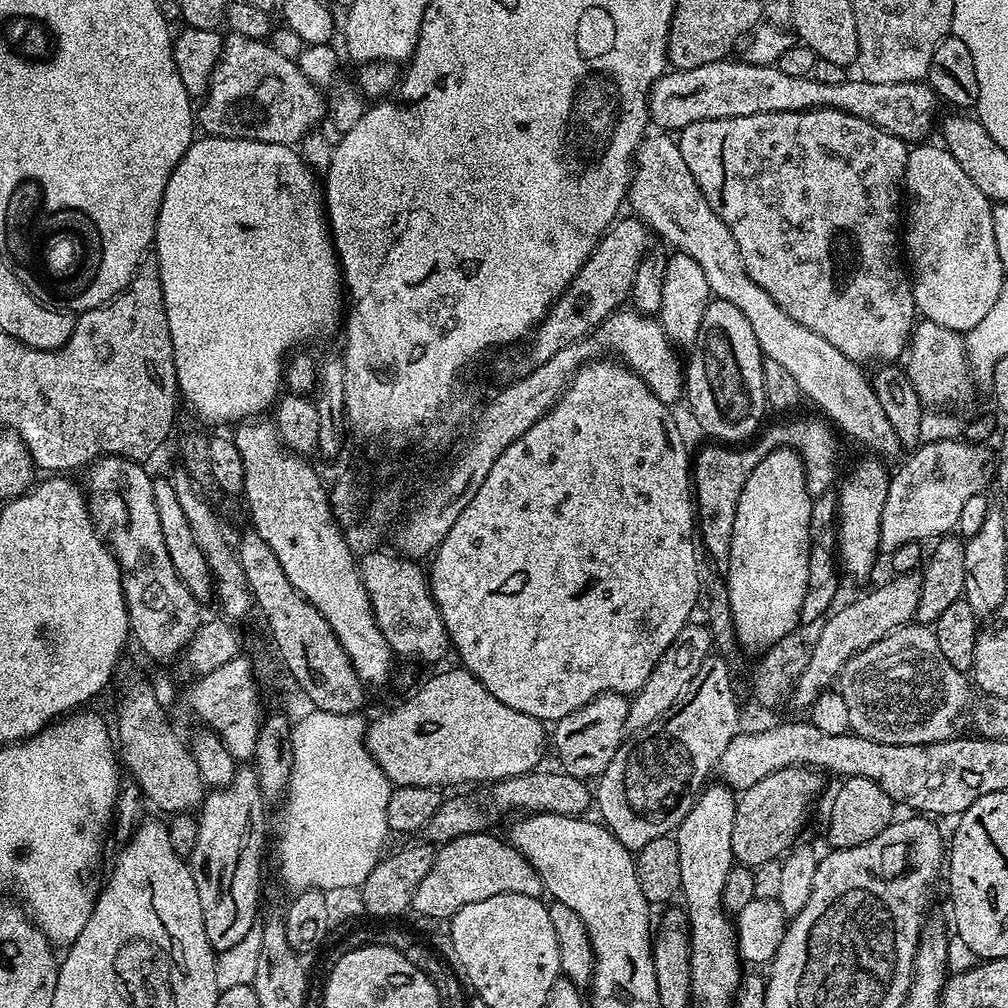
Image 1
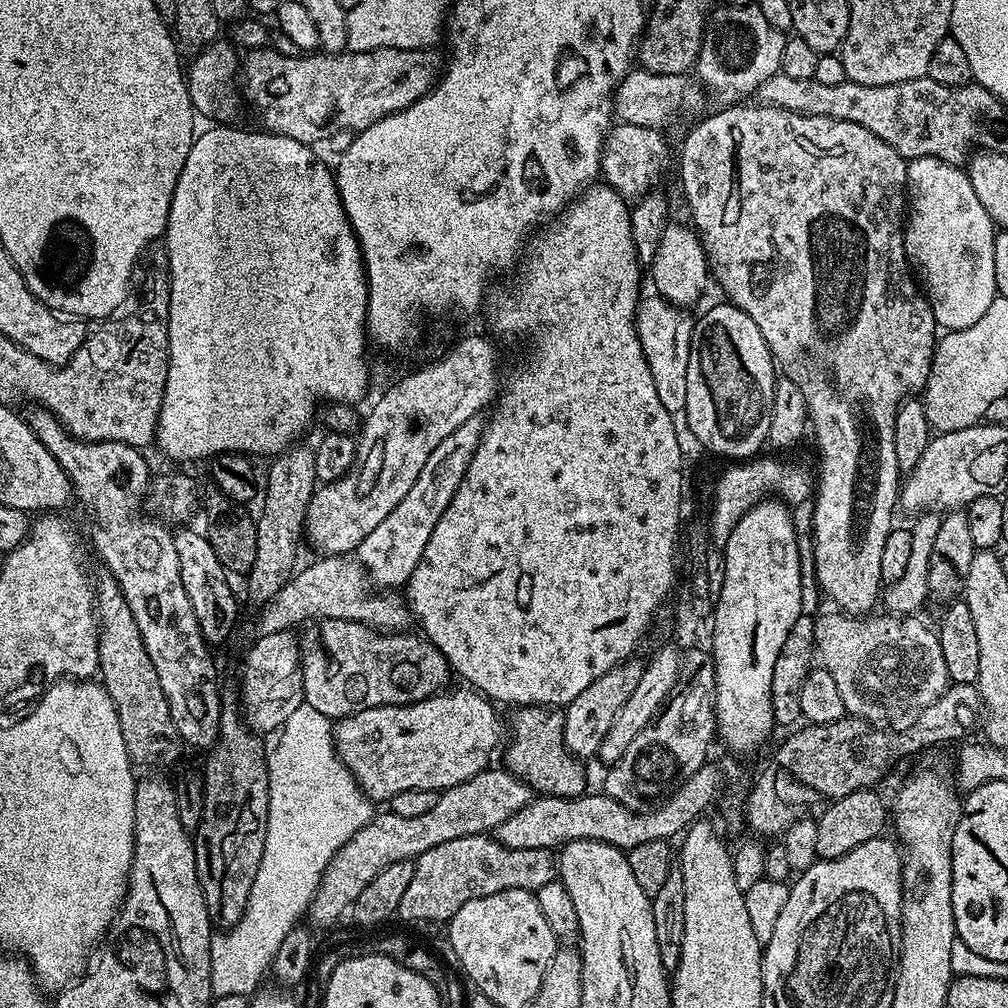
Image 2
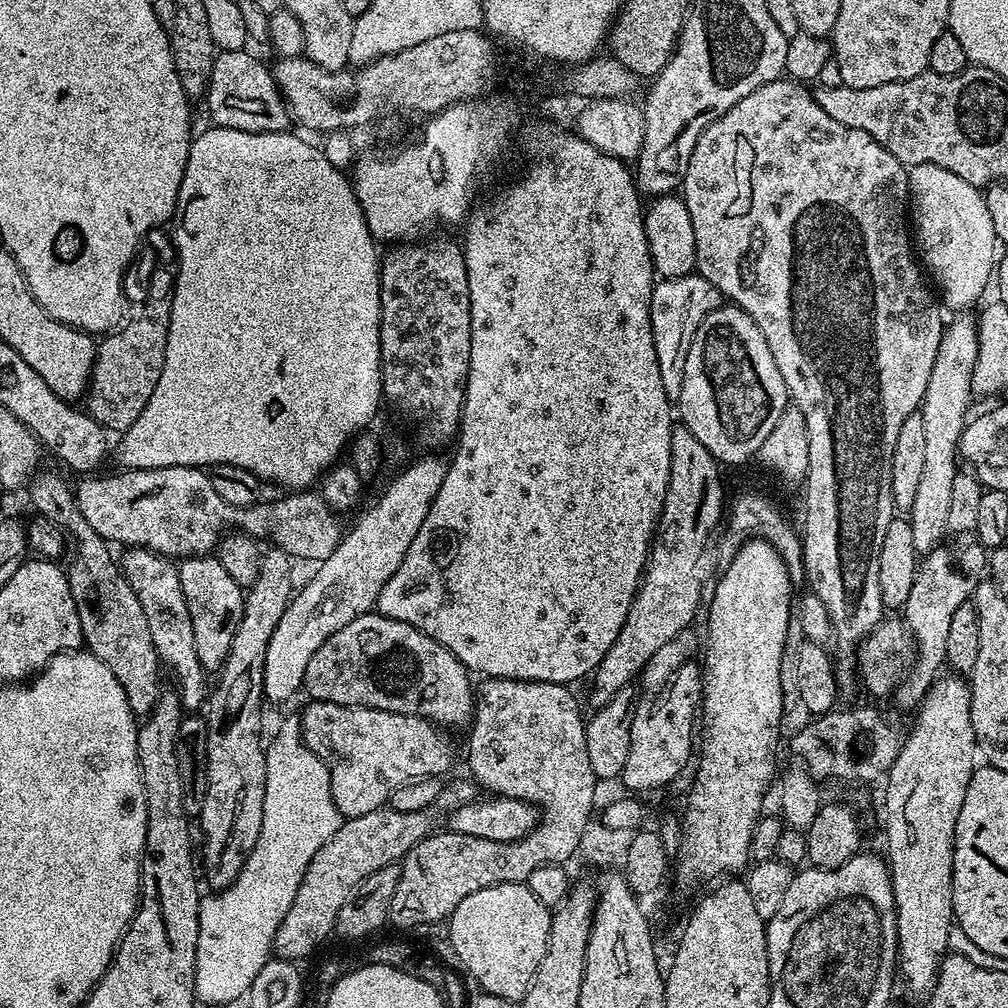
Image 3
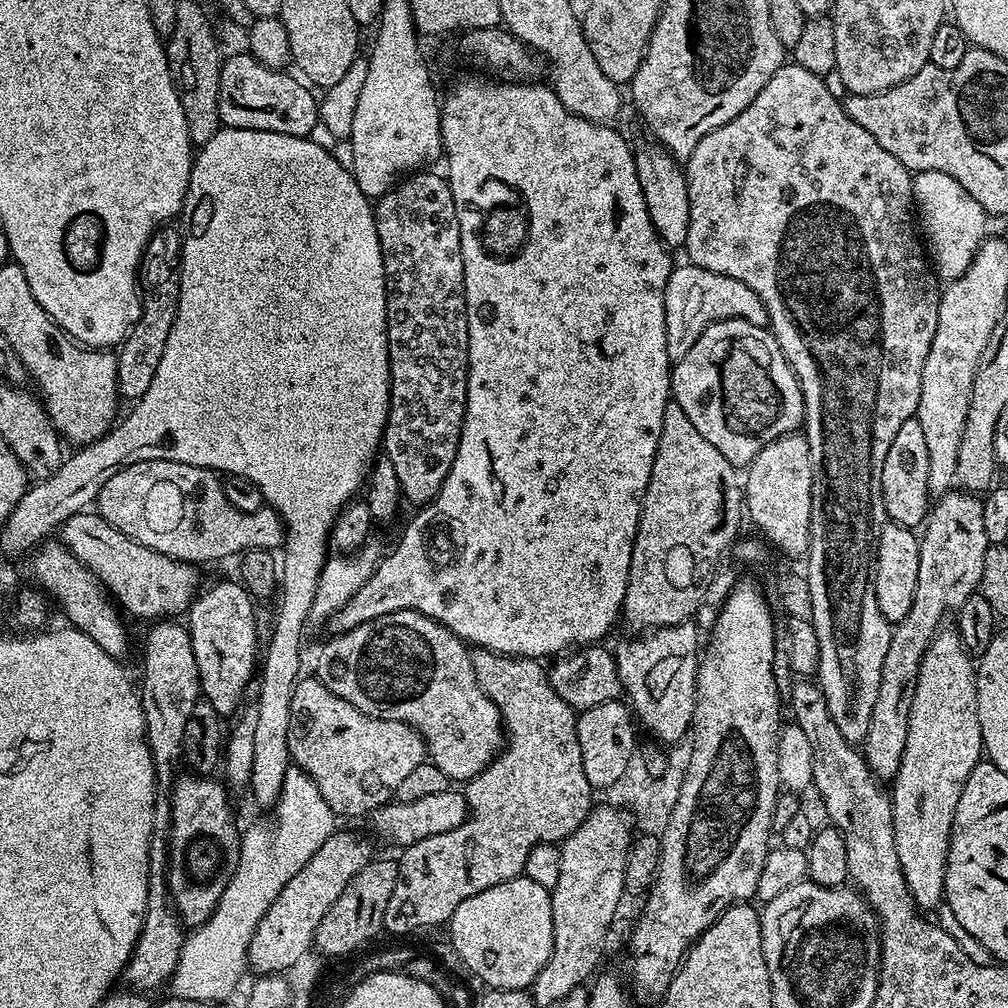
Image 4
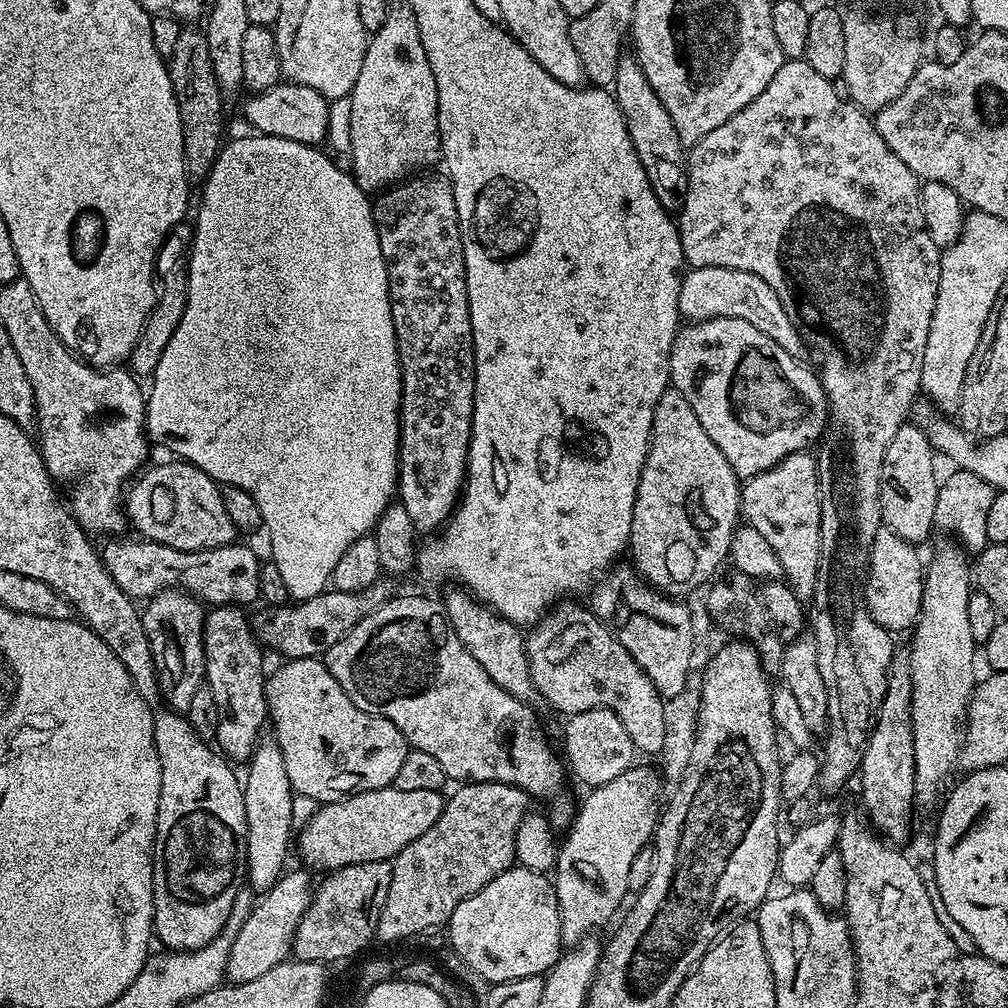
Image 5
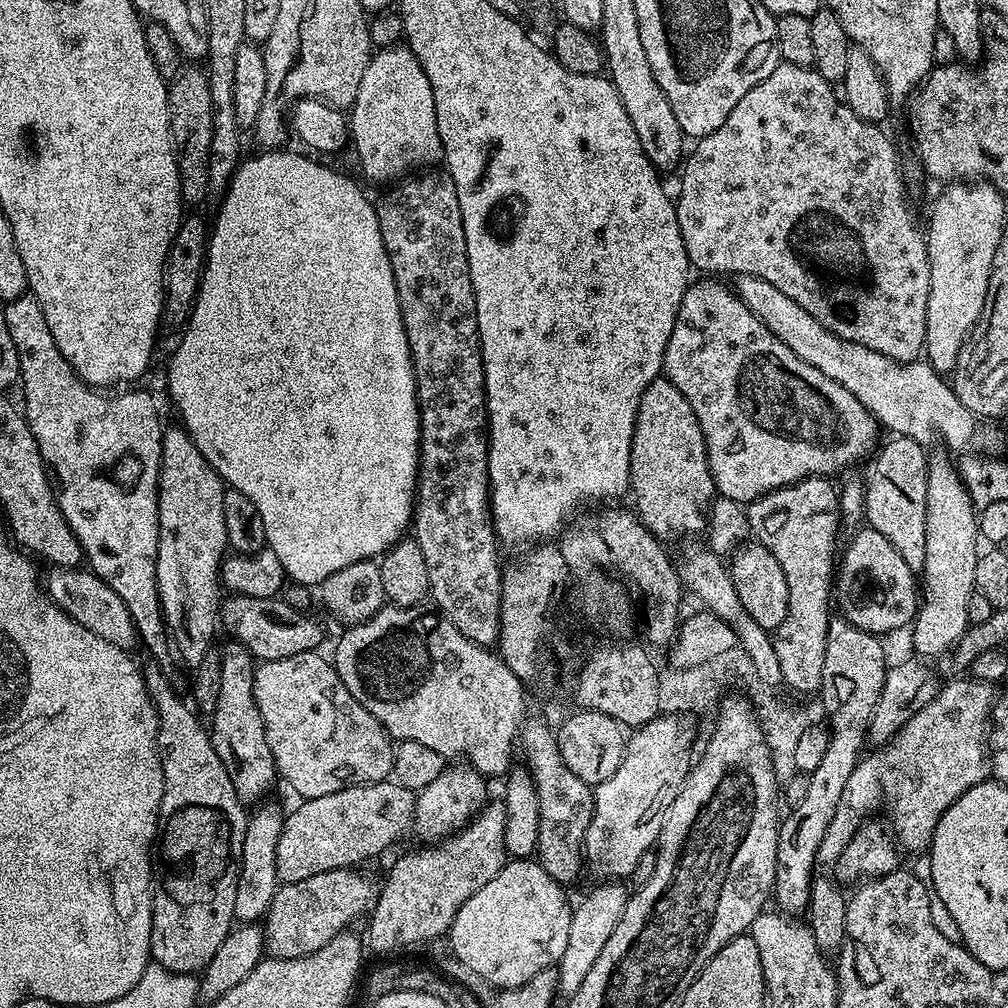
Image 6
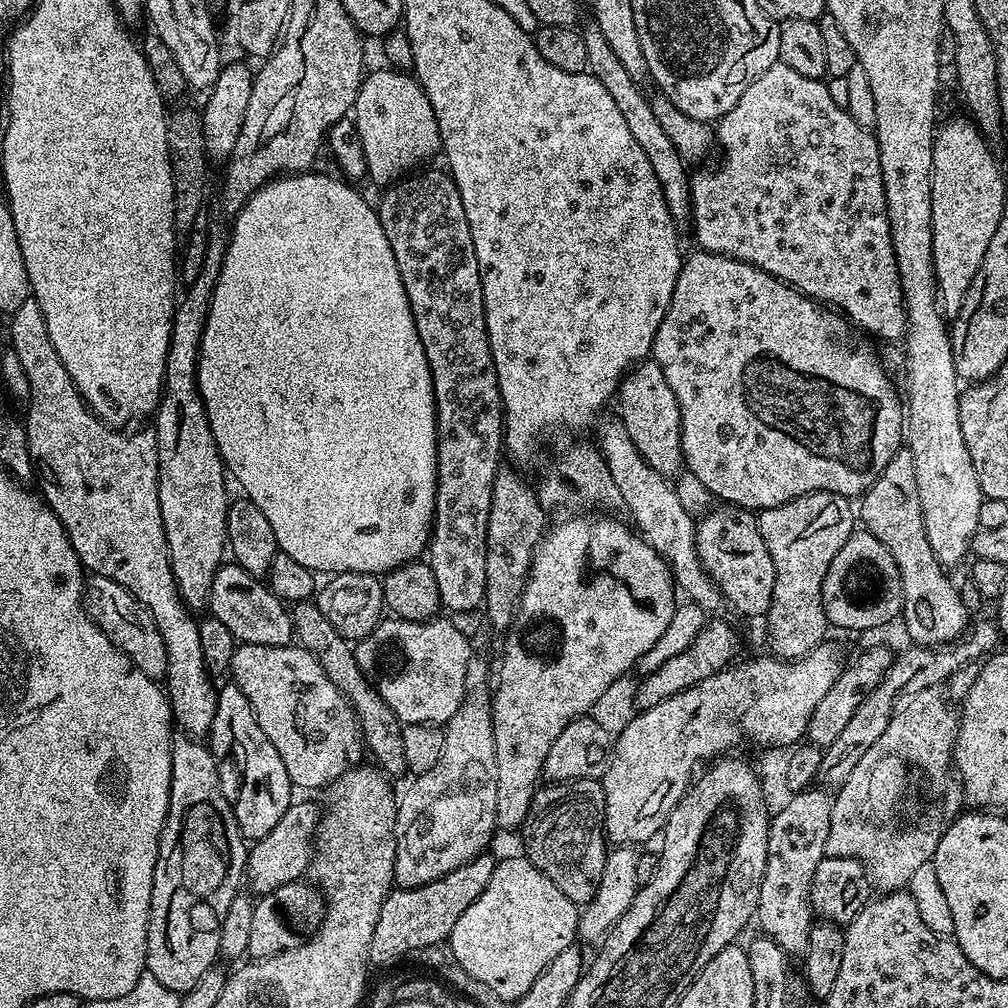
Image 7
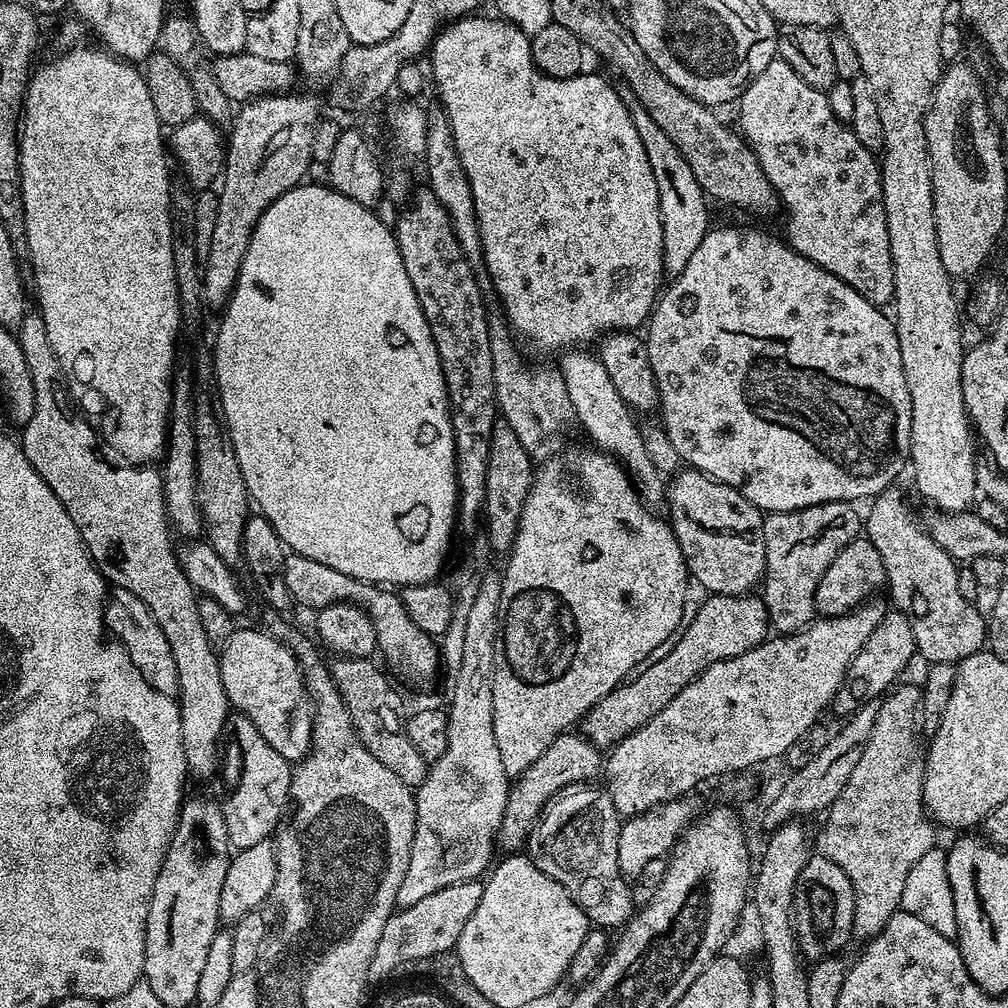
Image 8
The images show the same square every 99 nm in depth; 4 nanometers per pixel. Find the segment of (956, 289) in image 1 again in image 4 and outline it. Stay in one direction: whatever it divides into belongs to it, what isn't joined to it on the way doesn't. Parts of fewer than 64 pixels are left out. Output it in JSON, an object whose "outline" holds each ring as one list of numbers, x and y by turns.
{"outline":[[918,172,912,178,914,212,918,217,918,228,926,241,926,252,939,279,951,282,966,274,974,254,986,239,984,227,990,223,982,206,950,178,941,172]]}

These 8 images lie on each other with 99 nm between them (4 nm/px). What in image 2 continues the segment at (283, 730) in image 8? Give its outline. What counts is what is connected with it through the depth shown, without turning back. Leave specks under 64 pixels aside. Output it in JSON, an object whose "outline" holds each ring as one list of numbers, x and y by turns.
{"outline":[[455,686,449,687,447,690,436,693,435,696,427,696,422,702,414,702,413,704,395,704,394,706,378,706,377,708,367,708,361,712,355,712,349,716,344,716,341,720,335,721,332,730,332,740,336,744,336,753,340,756,340,760,352,772,352,777,358,782,358,786,366,793,369,800,373,802,390,802,394,798,394,794,402,794,402,790,443,790,445,788,453,788,462,782,466,782,470,778,474,778,474,774,484,771,493,763,492,755,501,747,502,741,506,736,506,724,500,721,497,705,489,700,487,696,477,692,471,686]]}

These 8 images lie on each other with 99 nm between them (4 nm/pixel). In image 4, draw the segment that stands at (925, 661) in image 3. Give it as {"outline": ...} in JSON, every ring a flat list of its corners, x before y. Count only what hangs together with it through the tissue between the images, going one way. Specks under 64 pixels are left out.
{"outline":[[949,490,939,497,940,500,931,507,928,519,920,536,920,553,918,554,918,586,914,590,914,602,910,614,902,618,892,629,890,650,886,650,886,662,882,662,882,686,878,686,878,699,874,702,874,714,870,718,870,730,862,741,864,761,878,778,895,777,902,762,902,750,906,750,906,730,910,726,910,706,914,702,914,690,918,682,918,670,930,642,945,623,944,615,955,613,957,608,970,598,982,582,982,562,986,558,988,539,982,522,983,499,979,495,963,491]]}

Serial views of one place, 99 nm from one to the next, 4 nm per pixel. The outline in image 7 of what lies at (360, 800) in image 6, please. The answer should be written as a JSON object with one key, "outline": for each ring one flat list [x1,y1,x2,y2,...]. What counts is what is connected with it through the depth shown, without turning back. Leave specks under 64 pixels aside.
{"outline":[[293,803,292,807,282,814,278,826,266,834,266,838,255,841,248,850,246,865,247,883,252,883,251,891,256,894,273,892,283,884,295,884,307,873,308,864,312,861,316,826,320,823,321,809,312,804]]}

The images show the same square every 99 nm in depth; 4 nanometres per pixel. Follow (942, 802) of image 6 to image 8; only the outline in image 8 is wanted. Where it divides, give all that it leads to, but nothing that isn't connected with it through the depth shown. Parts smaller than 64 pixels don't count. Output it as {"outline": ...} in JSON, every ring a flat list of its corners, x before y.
{"outline":[[903,684,893,687,879,701,874,730,866,742,866,750,862,750,858,766,854,766,846,786,842,786,842,794,838,794,832,807,827,809,828,821,820,832,820,840,818,836,819,855,830,858,834,866,842,866,842,870,846,870,846,878,850,878,850,886,854,886,856,891,852,930,857,937,871,938,878,935,886,926,886,922,890,922,892,915,901,911,900,899,905,889,907,874,927,851,938,844,937,825,924,809,922,798,925,753,922,751,922,744,920,748,919,738,916,737,922,732,918,723,922,692,917,685,915,688,912,684]]}

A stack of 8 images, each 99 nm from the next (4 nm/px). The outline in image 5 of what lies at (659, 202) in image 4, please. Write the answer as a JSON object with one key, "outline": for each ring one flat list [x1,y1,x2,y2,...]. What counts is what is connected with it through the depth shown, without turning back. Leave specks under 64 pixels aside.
{"outline":[[621,55,610,91,616,97,618,110,622,110,630,142,634,142,638,162,642,162,642,170,646,170,650,190,654,190,655,197,664,208,679,210,684,204,688,189,686,146,678,138,678,130,674,130,674,122,670,114,666,114,666,106,662,106,662,98,654,94,654,86,650,86,635,55]]}

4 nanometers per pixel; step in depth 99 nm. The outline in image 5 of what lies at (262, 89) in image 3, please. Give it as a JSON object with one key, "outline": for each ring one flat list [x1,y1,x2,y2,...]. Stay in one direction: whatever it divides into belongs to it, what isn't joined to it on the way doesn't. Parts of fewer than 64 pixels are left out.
{"outline":[[281,82,264,92,247,97,244,104,244,116,253,124,257,133,266,136,286,138,290,142,302,142,313,146,325,143,328,134,329,101,318,90,301,84]]}

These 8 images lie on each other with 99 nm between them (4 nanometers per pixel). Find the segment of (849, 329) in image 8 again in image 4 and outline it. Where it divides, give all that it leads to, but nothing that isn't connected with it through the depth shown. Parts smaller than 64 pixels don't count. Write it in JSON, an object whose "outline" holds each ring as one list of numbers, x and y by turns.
{"outline":[[719,320,700,335,698,342,686,350,686,358,675,361,670,396,686,410,686,418,694,422,694,430,698,430,722,458,737,466,751,464,766,445,797,431,804,423,800,383,778,342,767,327,759,328,745,320]]}

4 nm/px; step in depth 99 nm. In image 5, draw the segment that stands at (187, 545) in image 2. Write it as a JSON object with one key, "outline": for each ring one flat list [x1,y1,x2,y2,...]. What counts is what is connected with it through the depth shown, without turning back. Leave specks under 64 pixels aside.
{"outline":[[221,604,219,606,213,607,211,611,205,615,204,618,204,679,206,681,206,686,210,690,210,694,214,694,214,706,218,706,218,730,216,731,216,738,214,741,215,747,219,749,221,753,229,761,246,762,252,756,252,751,256,749,256,741,260,739,262,735,262,729,260,727,265,727,266,721,268,720,268,703,264,697,264,685,266,683,266,671,264,672,264,656,260,653,261,641,258,639,256,641,256,636,252,633,252,628,248,625,248,620,244,617,245,609,243,607,237,606,235,604]]}

